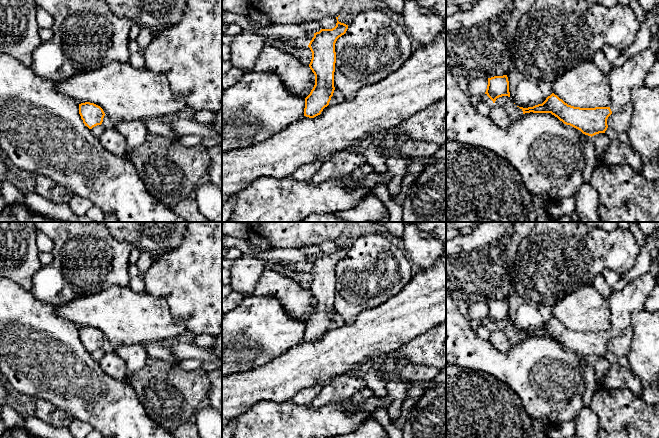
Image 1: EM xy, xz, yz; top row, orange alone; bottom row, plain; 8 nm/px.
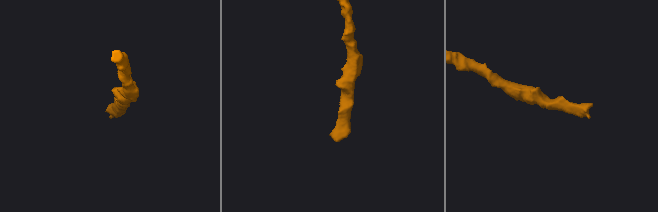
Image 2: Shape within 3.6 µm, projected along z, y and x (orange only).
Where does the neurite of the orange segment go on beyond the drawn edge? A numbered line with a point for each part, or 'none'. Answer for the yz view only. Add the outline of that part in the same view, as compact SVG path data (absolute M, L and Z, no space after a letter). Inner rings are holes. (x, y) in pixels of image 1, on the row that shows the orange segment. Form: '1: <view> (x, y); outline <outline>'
1: yz (632, 73); outline M652 37L650 46L645 51L627 59L622 66L613 68L609 75L611 85L611 104L609 107L612 113L621 111L625 105L630 103L633 88L645 85L645 78L654 65L658 53L659 39Z

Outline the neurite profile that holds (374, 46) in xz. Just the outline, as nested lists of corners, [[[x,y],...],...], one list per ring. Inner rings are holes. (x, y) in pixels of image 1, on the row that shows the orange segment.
[[[376,8],[352,17],[346,33],[335,43],[335,52],[334,87],[343,93],[346,100],[351,100],[361,87],[377,83],[397,71],[411,57],[413,51],[405,27]]]

